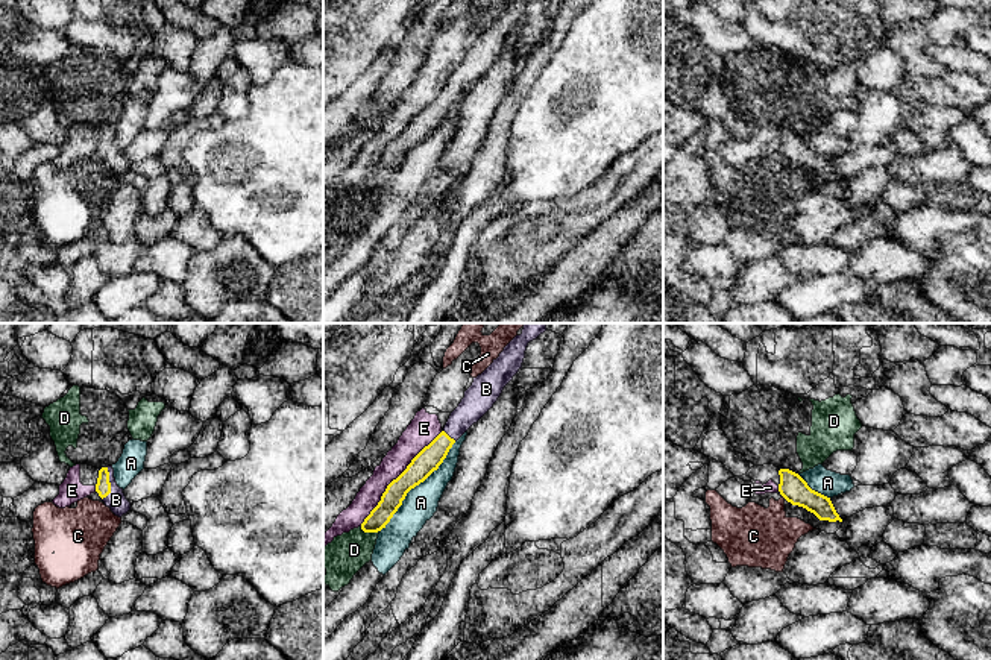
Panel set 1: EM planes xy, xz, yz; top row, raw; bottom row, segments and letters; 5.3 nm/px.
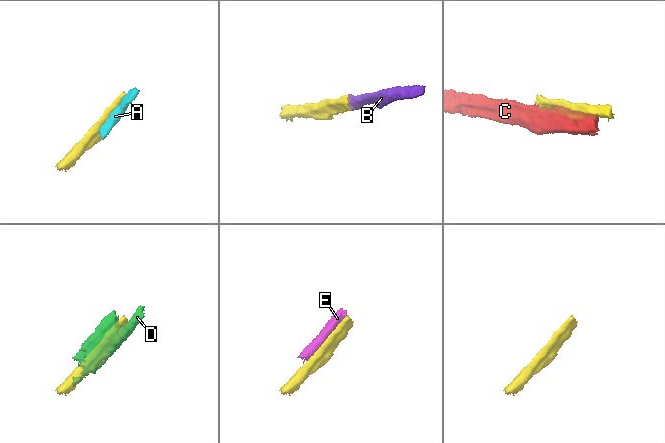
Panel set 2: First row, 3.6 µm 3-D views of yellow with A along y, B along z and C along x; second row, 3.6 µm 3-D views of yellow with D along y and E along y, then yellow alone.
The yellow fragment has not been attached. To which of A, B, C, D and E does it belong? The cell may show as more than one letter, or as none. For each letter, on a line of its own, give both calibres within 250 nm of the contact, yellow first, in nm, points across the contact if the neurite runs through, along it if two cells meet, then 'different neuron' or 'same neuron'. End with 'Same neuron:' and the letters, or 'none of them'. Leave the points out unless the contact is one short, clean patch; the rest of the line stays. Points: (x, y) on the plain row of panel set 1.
A: calibres 130 and 180 nm; different neuron
B: calibres 80 and 100 nm; way xy (103, 146), (110, 144), (110, 152), (116, 160); same neuron
C: calibres 150 and 320 nm; different neuron
D: calibres 110 and 220 nm; different neuron
E: calibres 130 and 140 nm; different neuron
Same neuron: B

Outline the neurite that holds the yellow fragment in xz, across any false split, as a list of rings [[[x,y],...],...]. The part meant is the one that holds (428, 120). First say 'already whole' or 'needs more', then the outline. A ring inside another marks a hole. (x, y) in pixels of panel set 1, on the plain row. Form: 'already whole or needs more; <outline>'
needs more; [[[511,0],[499,17],[481,35],[473,38],[443,91],[387,146],[378,165],[361,184],[364,193],[378,193],[385,188],[407,153],[437,130],[452,105],[493,67],[504,47],[522,29],[530,2],[533,0]]]

